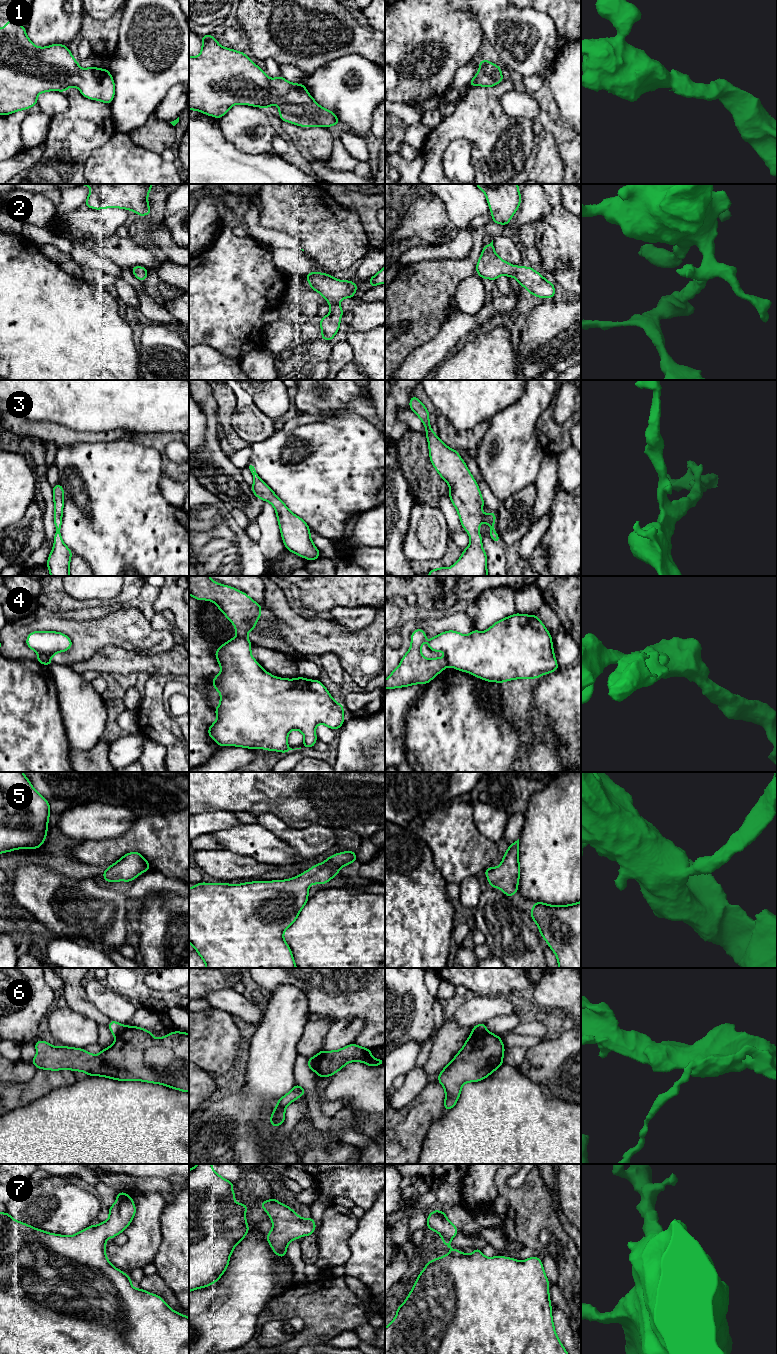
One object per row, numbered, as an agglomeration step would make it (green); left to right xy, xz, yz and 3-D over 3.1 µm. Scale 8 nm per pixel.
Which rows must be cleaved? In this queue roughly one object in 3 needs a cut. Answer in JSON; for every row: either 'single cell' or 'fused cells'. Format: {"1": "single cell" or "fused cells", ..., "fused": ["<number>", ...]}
{"1": "single cell", "2": "single cell", "3": "single cell", "4": "fused cells", "5": "single cell", "6": "fused cells", "7": "single cell", "fused": ["4", "6"]}

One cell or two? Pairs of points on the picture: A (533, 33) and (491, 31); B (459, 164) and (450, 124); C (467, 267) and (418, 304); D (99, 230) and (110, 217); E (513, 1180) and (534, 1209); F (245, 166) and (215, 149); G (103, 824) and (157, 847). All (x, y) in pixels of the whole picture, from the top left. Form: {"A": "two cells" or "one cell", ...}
{"A": "one cell", "B": "two cells", "C": "one cell", "D": "one cell", "E": "two cells", "F": "one cell", "G": "two cells"}

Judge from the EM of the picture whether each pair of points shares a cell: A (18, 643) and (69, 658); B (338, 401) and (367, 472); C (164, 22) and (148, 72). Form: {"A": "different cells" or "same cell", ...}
{"A": "same cell", "B": "different cells", "C": "same cell"}

